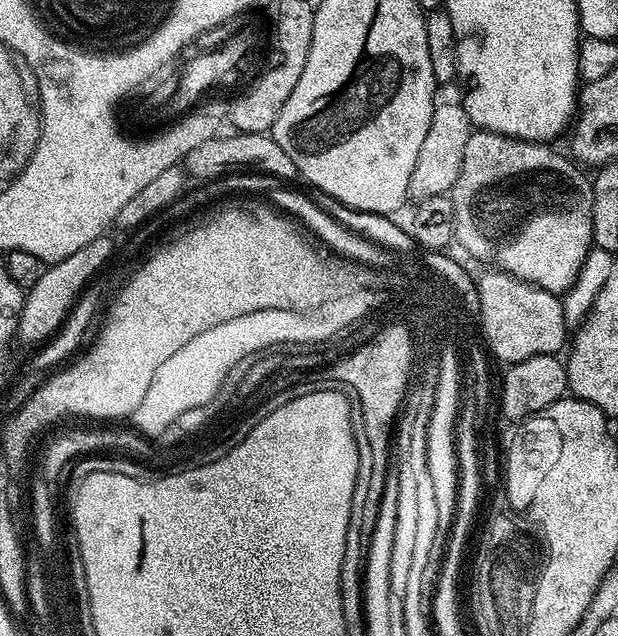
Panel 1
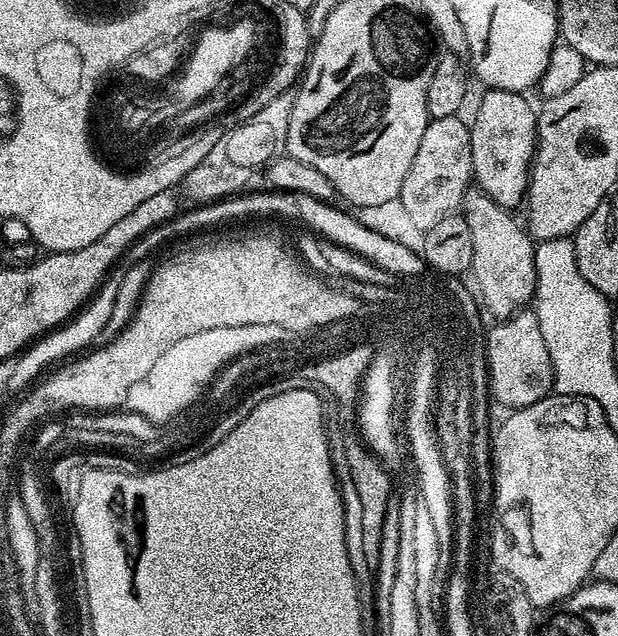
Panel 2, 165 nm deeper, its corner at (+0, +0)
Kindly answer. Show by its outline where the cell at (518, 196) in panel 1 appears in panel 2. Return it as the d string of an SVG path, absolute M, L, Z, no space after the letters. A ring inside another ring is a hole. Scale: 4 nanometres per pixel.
M489 88L476 108L476 121L471 121L470 150L472 175L478 187L503 206L523 205L532 170L532 156L536 153L537 109L527 95Z

